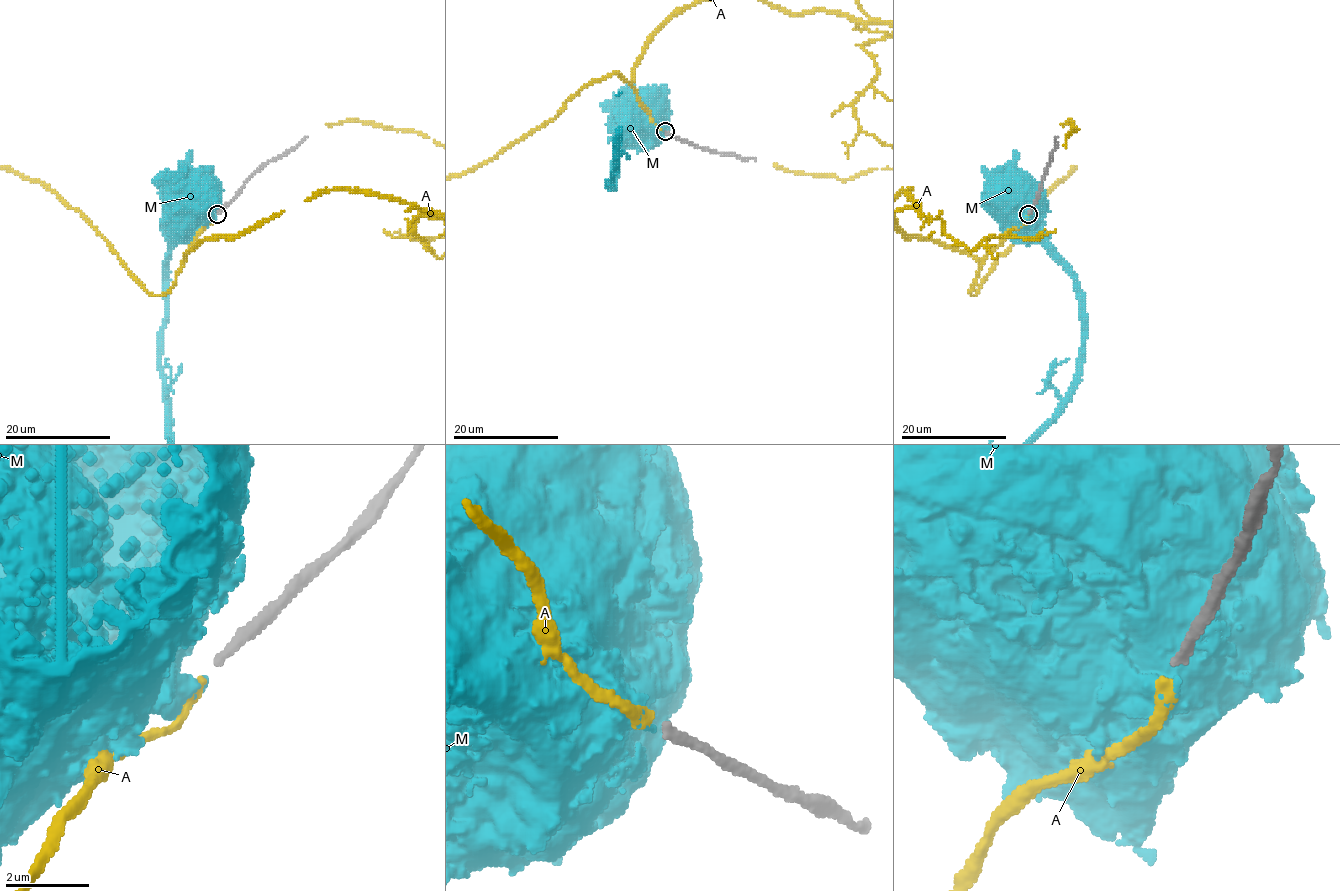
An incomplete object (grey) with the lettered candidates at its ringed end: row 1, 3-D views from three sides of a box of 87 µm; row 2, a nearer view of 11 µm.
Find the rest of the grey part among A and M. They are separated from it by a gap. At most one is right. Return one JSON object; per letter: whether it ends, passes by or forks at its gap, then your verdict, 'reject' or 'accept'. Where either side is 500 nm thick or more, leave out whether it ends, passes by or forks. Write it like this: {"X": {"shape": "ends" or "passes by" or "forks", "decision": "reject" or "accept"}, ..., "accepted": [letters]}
{"A": {"shape": "ends", "decision": "accept"}, "M": {"shape": "ends", "decision": "reject"}, "accepted": ["A"]}

